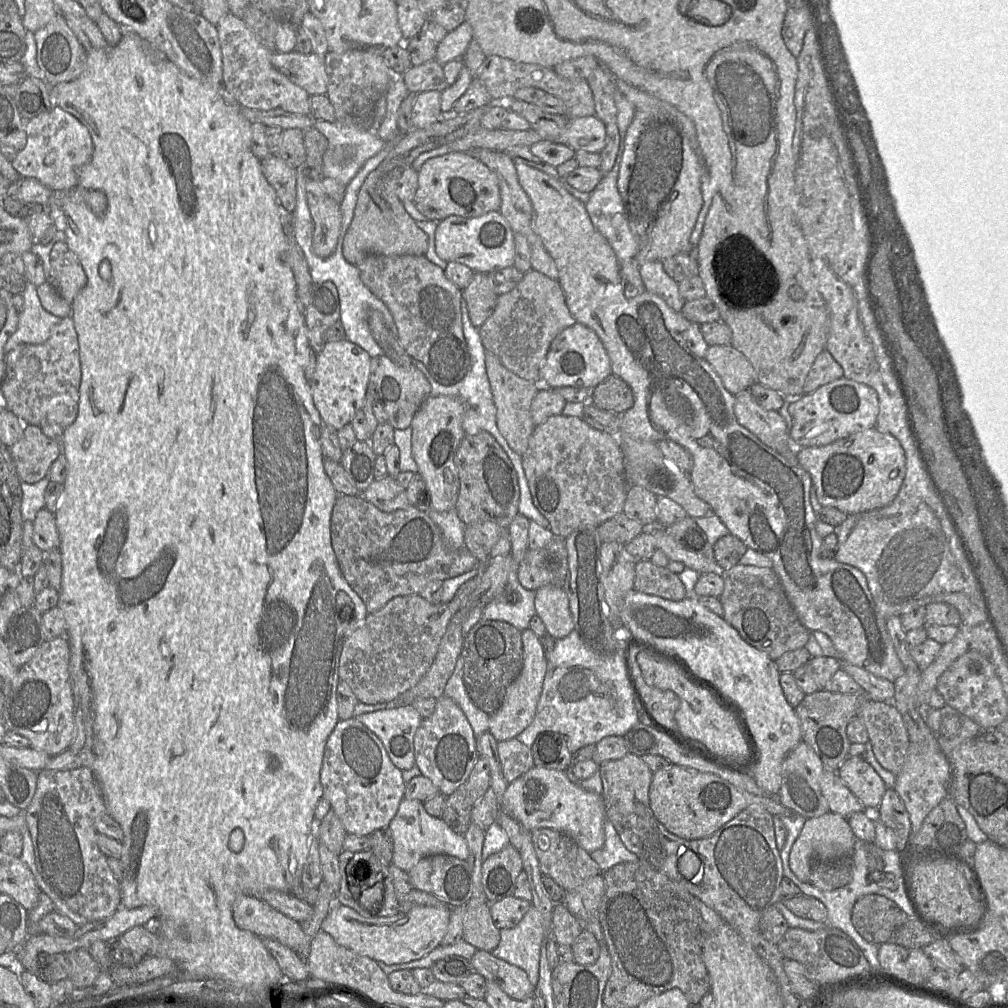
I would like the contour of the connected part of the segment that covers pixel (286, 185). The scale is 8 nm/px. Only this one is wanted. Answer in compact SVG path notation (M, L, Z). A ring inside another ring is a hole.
M273 153L261 159L260 163L263 175L273 187L279 204L292 213L296 206L295 169Z

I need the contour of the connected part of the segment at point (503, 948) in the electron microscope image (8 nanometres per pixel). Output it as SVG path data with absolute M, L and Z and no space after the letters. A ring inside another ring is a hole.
M531 905L515 927L500 930L499 944L491 954L524 970L530 983L536 987L540 977L540 949L547 939L548 924Z

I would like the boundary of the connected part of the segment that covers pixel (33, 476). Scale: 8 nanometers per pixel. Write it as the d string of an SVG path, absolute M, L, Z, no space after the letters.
M24 425L22 437L9 447L21 482L36 483L48 477L52 463L62 453L61 444L47 437L38 425Z

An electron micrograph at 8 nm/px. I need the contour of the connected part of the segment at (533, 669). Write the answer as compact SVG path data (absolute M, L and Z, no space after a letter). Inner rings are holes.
M529 627L521 631L523 665L518 677L508 687L500 708L489 718L489 730L497 742L516 738L533 721L547 672L546 650L541 639Z

